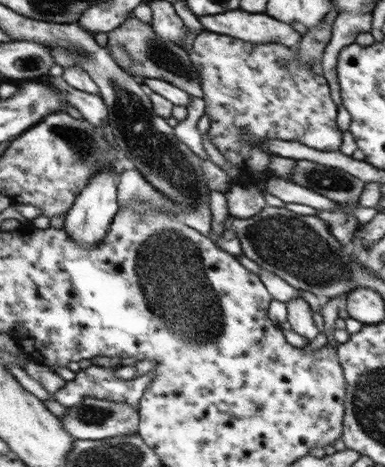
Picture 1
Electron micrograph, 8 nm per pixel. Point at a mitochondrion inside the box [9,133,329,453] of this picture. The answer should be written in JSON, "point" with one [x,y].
{"point":[167,265]}

